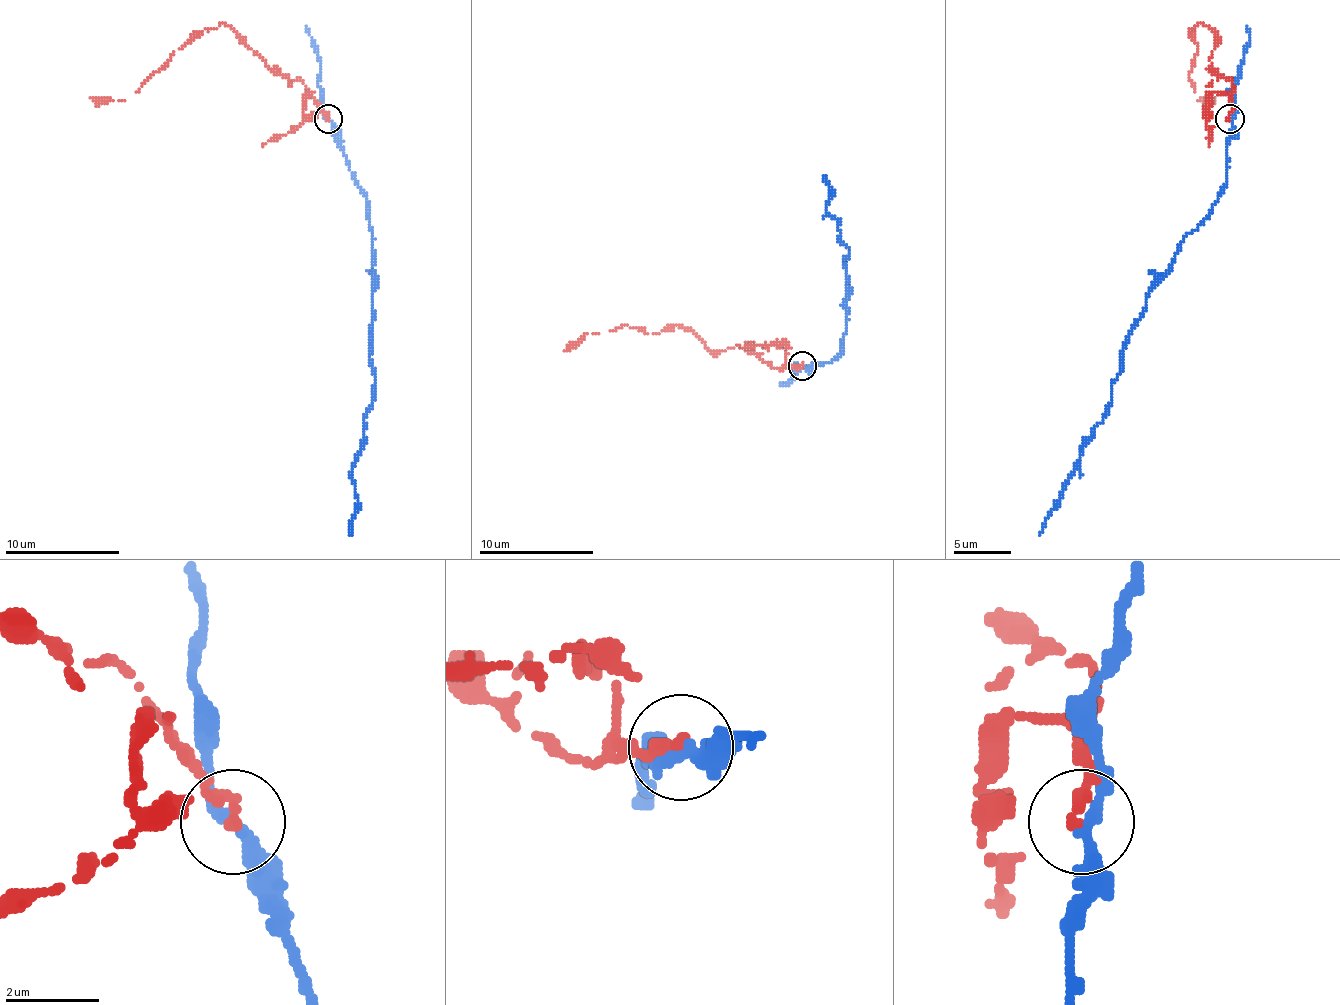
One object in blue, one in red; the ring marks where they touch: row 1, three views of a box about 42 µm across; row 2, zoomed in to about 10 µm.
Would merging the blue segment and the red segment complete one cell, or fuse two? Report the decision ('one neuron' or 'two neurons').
two neurons

